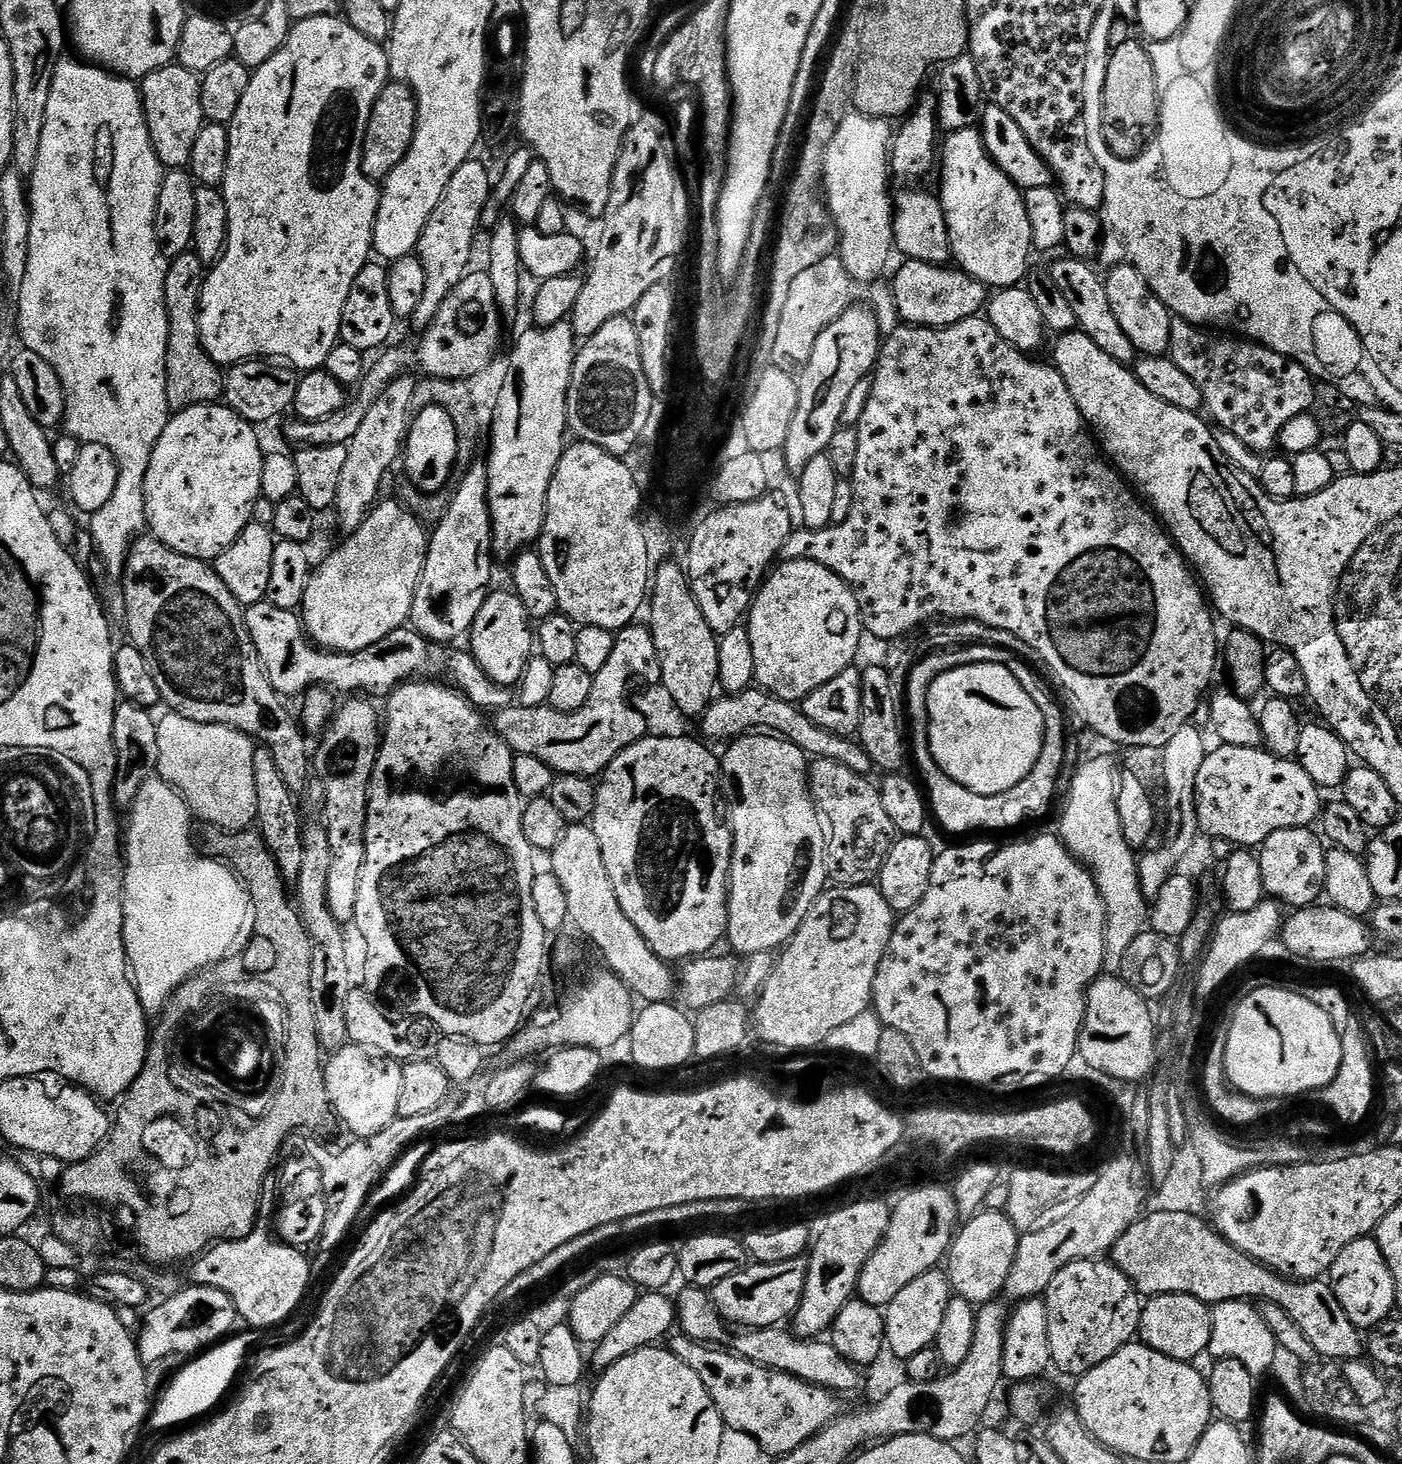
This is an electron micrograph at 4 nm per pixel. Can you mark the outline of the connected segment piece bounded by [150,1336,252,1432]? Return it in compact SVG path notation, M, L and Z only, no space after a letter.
M248 1336L242 1337L241 1340L232 1339L225 1339L203 1354L197 1355L191 1362L185 1363L188 1365L173 1378L172 1385L165 1390L164 1397L160 1400L160 1405L157 1408L155 1405L151 1409L150 1425L152 1424L154 1431L168 1432L171 1428L180 1428L176 1430L201 1428L203 1424L218 1415L218 1409L225 1403L224 1395L227 1394L228 1387L235 1382L236 1375L244 1364L244 1355L252 1344Z

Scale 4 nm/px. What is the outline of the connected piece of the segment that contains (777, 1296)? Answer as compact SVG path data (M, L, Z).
M804 1256L773 1264L752 1262L739 1272L730 1274L730 1278L722 1278L722 1282L710 1290L710 1295L721 1318L729 1325L741 1324L739 1327L744 1330L774 1328L795 1316L806 1286L807 1273L808 1261Z

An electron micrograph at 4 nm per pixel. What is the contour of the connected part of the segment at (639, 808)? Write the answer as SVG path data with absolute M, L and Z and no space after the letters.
M647 735L634 742L610 766L604 769L602 779L596 789L596 809L592 815L590 826L594 834L598 834L598 846L602 846L602 862L606 862L606 871L610 873L610 882L614 882L614 894L618 894L618 906L622 906L622 914L638 926L638 934L646 938L646 942L662 959L669 962L683 962L694 956L707 956L713 951L716 943L725 939L728 931L728 875L732 869L732 830L722 819L722 812L716 809L716 776L721 775L722 764L707 743L699 744L691 740L691 735L678 738L664 738Z

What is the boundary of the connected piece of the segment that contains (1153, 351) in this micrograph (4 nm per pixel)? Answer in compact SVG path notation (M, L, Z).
M1130 262L1117 264L1106 276L1106 298L1110 298L1110 310L1114 310L1114 318L1118 318L1118 326L1122 326L1126 338L1134 342L1137 353L1145 356L1168 356L1170 346L1170 326L1174 319L1166 305L1150 290L1146 278Z

